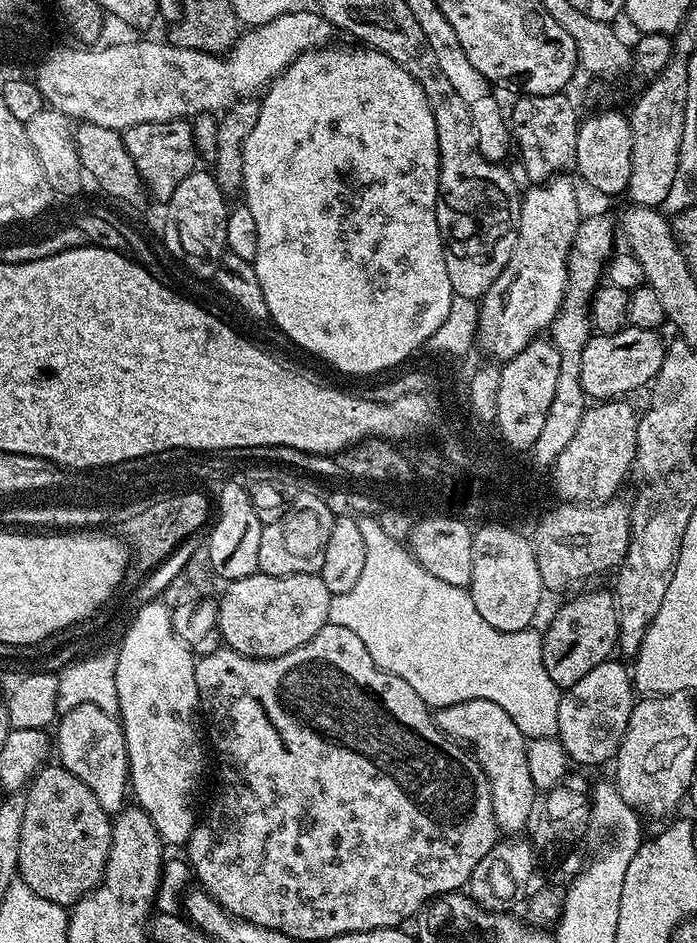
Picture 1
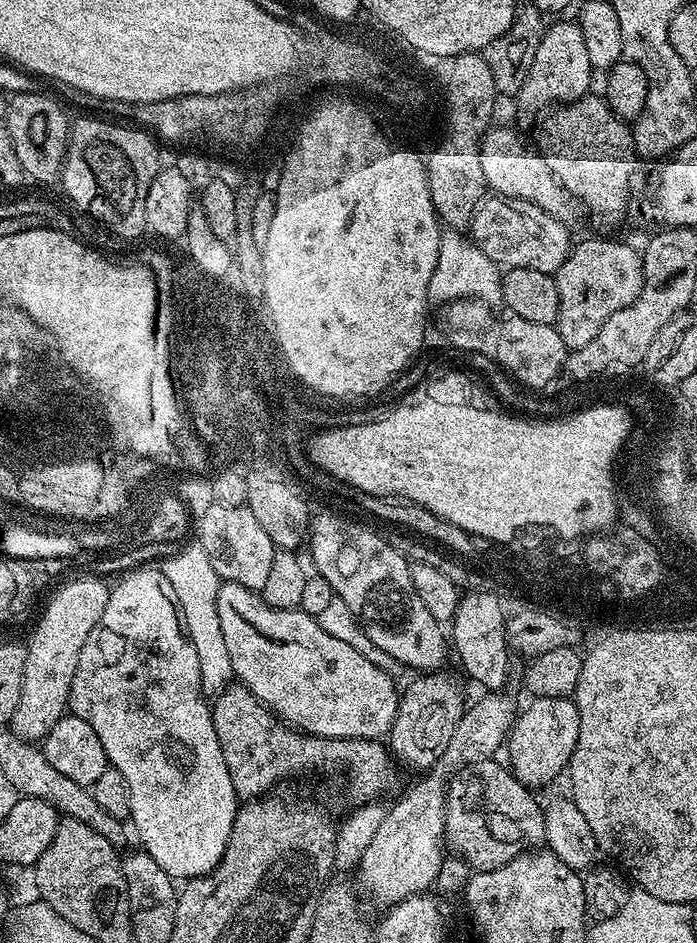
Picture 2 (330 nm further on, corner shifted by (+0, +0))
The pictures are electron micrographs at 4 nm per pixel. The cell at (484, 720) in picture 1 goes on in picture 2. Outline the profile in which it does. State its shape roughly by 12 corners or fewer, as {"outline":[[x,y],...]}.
{"outline":[[221,583],[233,677],[289,728],[380,740],[384,666]]}

